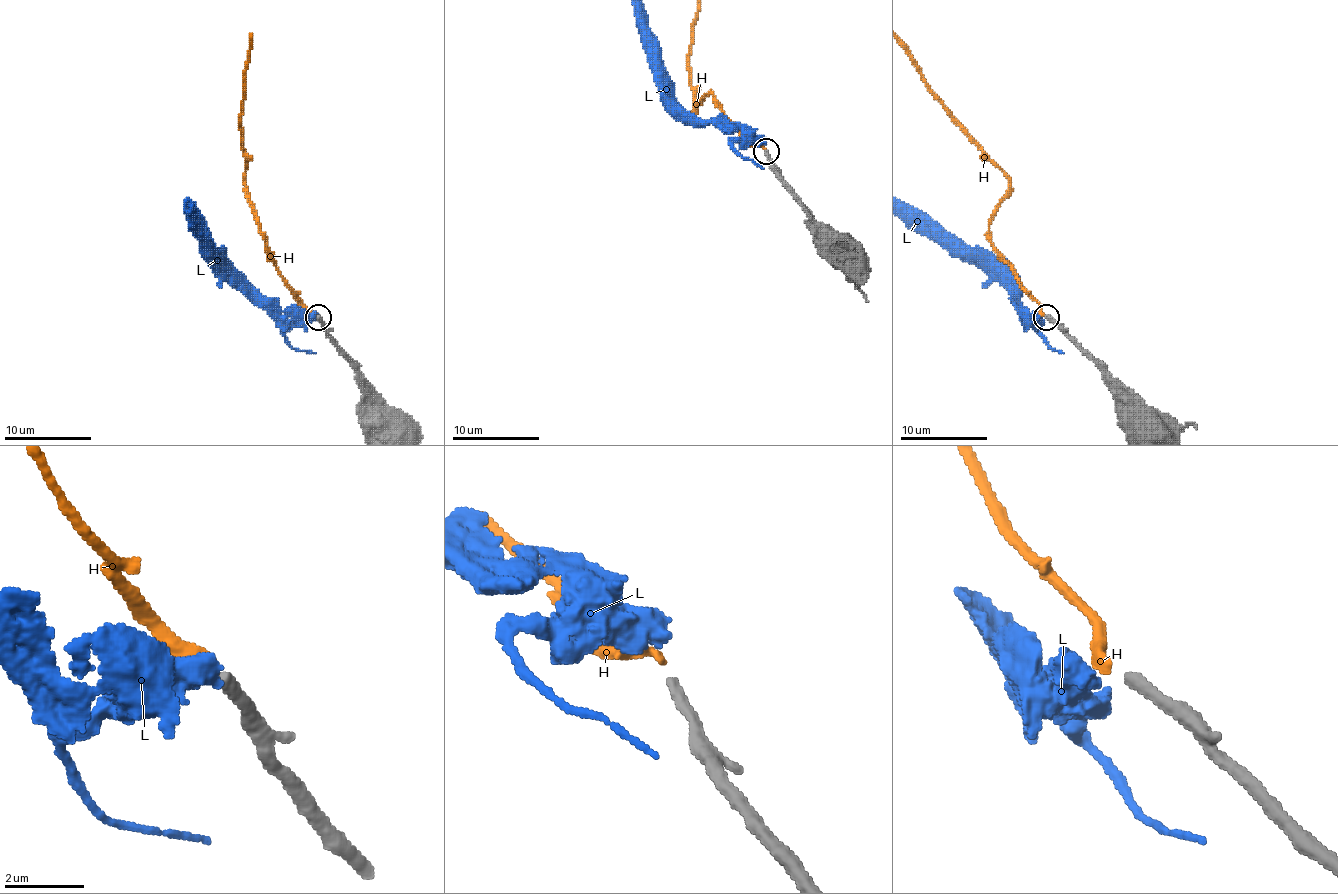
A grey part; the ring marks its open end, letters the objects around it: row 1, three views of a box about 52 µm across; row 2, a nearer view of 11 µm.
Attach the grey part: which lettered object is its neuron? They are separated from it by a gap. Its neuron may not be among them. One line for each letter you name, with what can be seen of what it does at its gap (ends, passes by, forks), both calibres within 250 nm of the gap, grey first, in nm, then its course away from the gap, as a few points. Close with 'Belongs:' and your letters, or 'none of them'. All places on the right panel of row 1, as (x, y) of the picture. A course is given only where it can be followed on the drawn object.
H: it ends there; 320 nm thick on the grey side, 280 nm on the other
Belongs: H

